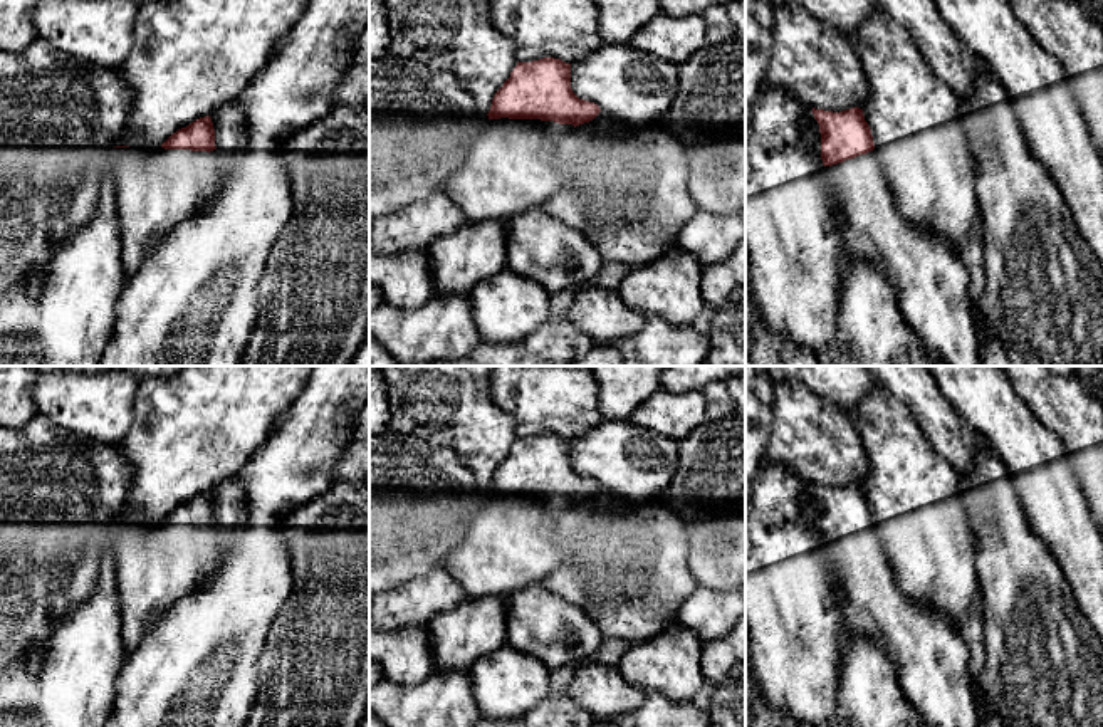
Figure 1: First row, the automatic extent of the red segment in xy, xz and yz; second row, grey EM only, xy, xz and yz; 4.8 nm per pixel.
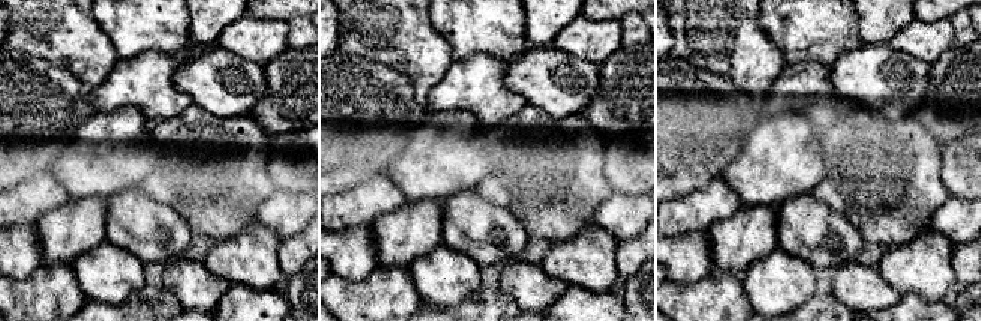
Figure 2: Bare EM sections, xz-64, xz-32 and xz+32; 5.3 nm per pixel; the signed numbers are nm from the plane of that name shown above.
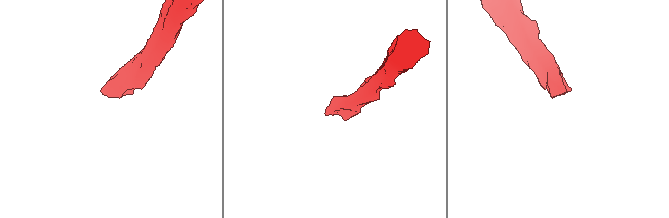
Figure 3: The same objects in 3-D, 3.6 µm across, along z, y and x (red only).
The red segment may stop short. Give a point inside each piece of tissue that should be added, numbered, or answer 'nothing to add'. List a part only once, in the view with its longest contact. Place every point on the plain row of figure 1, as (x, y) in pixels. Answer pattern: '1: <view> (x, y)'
1: yz (930, 660)

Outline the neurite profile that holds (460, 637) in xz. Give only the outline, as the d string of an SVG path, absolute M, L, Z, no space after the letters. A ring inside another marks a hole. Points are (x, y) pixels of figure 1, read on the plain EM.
M468 598L435 615L426 628L435 670L468 673L473 663L507 645L505 599Z

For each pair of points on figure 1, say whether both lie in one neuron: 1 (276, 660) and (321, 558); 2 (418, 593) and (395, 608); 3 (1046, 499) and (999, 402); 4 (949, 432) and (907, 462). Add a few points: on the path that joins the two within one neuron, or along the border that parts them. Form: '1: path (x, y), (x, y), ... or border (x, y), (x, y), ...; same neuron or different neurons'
1: path (301, 635), (321, 615), (321, 583); same neuron
2: path (413, 598), (405, 606), (400, 606); same neuron
3: path (1041, 475), (1035, 455), (1009, 425); same neuron
4: border (907, 412), (927, 442), (957, 472); different neurons

